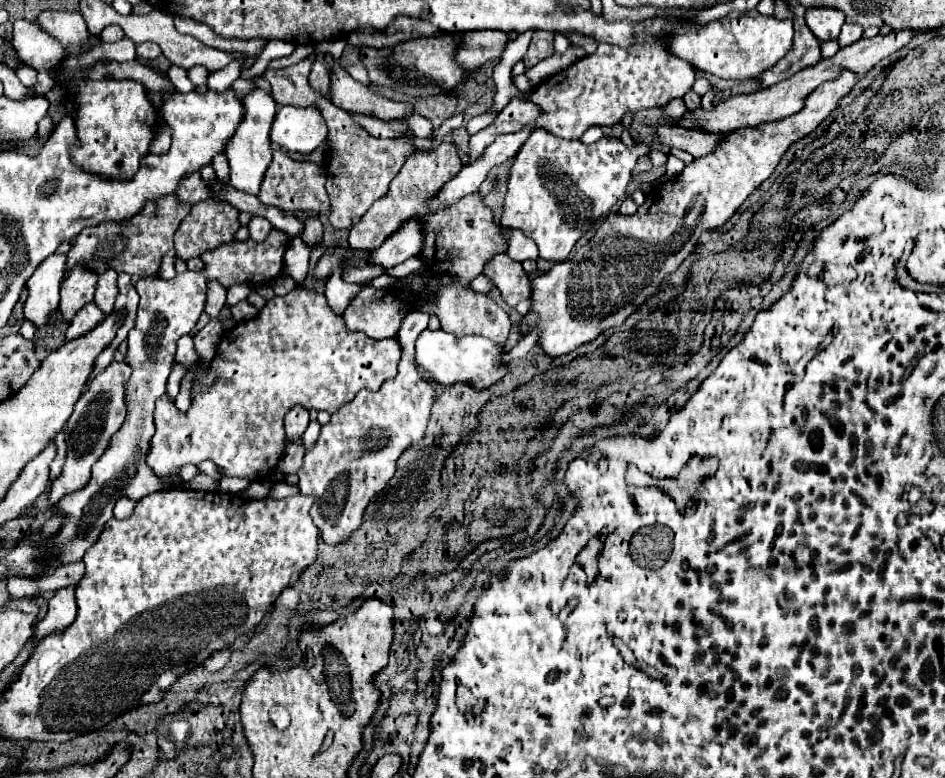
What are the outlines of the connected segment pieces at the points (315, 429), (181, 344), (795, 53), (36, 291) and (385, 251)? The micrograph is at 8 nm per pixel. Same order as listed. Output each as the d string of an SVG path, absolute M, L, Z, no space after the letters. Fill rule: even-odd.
M310 422L310 424L308 424L308 428L306 428L306 432L302 434L302 442L304 442L304 446L306 446L306 448L310 448L310 446L312 446L312 442L316 442L318 432L320 432L320 424Z
M192 334L182 336L178 340L178 350L176 350L176 360L190 366L196 360L196 350L194 350L194 342L192 342Z
M788 6L790 12L794 14L792 22L794 22L794 46L788 52L788 56L784 56L784 60L780 60L776 64L776 68L770 68L768 74L760 76L760 82L764 88L786 80L790 76L794 76L796 72L818 64L820 62L820 42L816 40L816 36L812 36L812 32L808 32L806 24L804 24L804 6Z
M66 254L48 256L36 272L28 278L28 300L24 304L24 316L42 328L48 316L58 308L60 282L66 274Z
M416 216L416 220L406 220L400 226L400 232L388 236L388 240L384 240L384 244L372 252L370 262L374 266L384 268L398 266L408 258L420 256L420 248L424 248L422 244L424 244L424 226L420 224L420 216Z

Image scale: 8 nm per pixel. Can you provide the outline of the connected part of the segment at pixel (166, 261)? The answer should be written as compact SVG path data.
M170 250L170 252L166 252L166 254L164 254L162 264L160 264L160 272L158 272L158 276L160 276L160 278L168 280L168 278L174 278L174 276L176 276L176 272L174 272L174 264L172 264L172 258L174 258L174 256L176 256L176 252L174 252L174 250Z

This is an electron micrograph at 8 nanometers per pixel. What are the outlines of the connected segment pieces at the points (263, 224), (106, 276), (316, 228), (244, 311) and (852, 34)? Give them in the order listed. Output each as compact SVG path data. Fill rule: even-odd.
M252 216L252 218L250 218L250 222L248 222L250 238L252 238L252 240L256 240L256 242L264 240L264 238L268 236L270 228L272 228L272 224L270 224L268 220L264 220L264 218L256 218L256 216Z
M104 272L96 284L96 294L94 294L94 302L100 306L100 310L106 314L110 314L114 310L114 302L118 296L118 286L116 286L116 272Z
M308 216L304 220L306 228L304 228L304 236L302 240L308 244L308 246L316 246L316 242L322 238L322 222L318 216Z
M246 299L231 307L231 313L236 323L248 321L258 316L256 310Z
M844 24L842 26L842 32L838 36L838 44L840 46L848 46L848 44L856 42L862 36L862 32L864 32L864 28L858 26L858 24Z

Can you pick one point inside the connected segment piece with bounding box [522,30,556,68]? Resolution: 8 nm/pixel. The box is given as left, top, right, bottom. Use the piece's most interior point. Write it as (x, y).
(541, 46)

